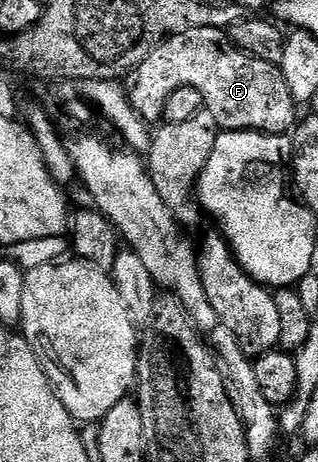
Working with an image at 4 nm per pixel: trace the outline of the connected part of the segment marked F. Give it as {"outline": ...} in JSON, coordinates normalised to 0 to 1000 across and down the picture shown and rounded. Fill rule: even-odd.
{"outline":[[[692,61],[642,65],[591,65],[579,74],[531,78],[500,104],[478,108],[465,126],[415,158],[421,175],[403,182],[409,227],[465,264],[513,258],[522,223],[541,195],[566,195],[566,186],[604,186],[629,195],[645,240],[679,247],[689,279],[717,286],[833,286],[840,290],[899,290],[928,275],[925,234],[931,219],[918,212],[918,195],[906,195],[906,177],[893,177],[884,145],[846,139],[730,93],[720,76]]]}

